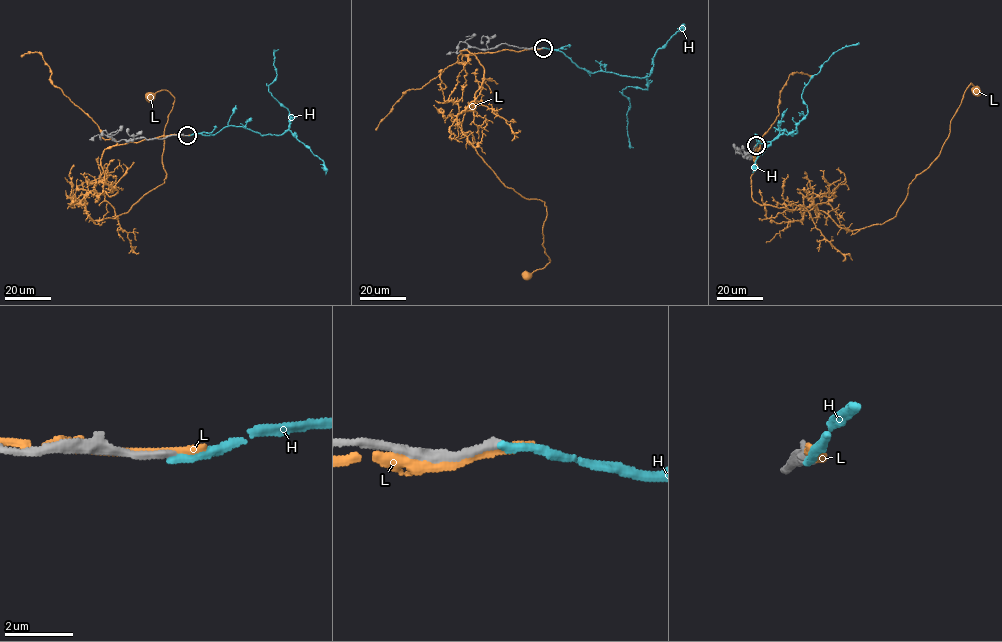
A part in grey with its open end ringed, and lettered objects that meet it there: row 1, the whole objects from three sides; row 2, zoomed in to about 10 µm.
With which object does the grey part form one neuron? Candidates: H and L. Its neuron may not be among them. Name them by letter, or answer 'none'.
none

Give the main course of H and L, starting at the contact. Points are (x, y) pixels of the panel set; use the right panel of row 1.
H: (756, 145), (771, 142), (782, 130), (796, 133), (807, 113), (801, 95), (806, 84), (835, 52), (859, 42)
L: (756, 146), (751, 192), (760, 205), (814, 205), (848, 230), (883, 224), (940, 153), (965, 90), (975, 89)

